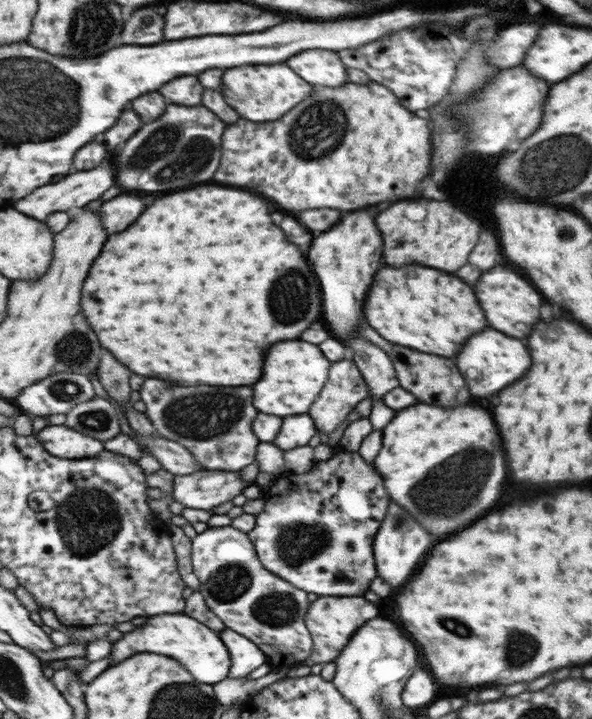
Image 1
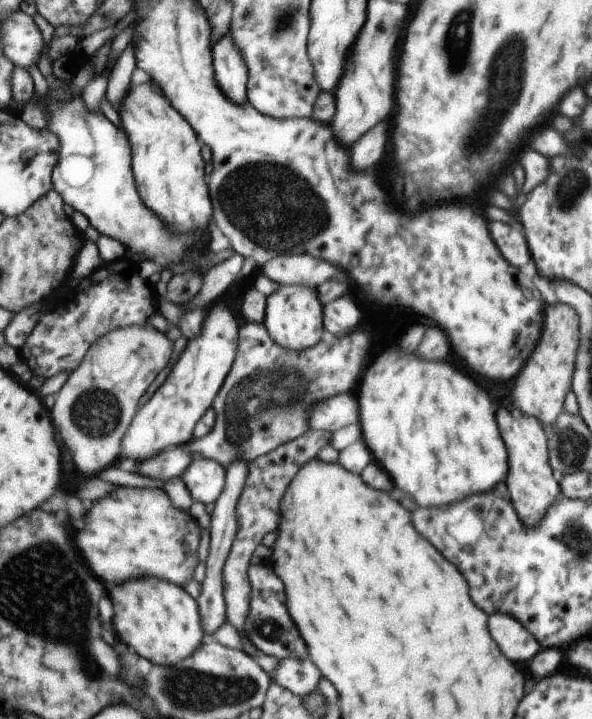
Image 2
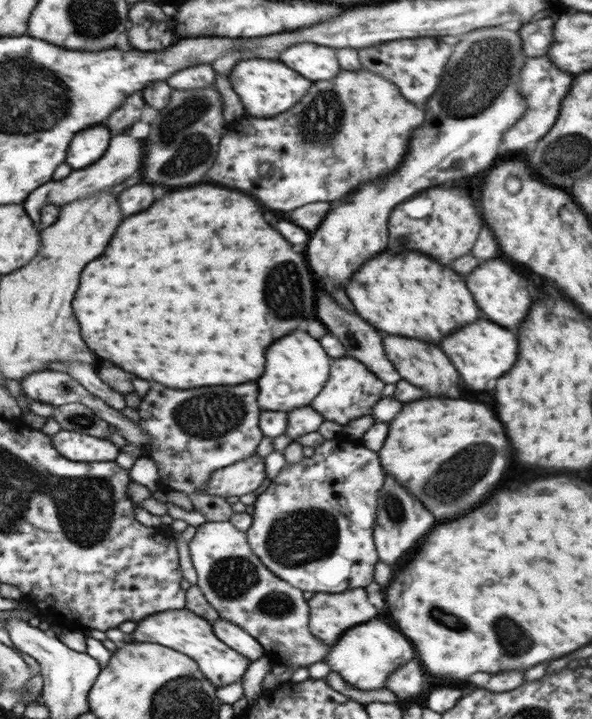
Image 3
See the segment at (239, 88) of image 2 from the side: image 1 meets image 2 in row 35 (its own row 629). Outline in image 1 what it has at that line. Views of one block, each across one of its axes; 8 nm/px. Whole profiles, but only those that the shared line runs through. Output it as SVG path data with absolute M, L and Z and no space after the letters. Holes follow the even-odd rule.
M228 628L221 638L225 640L233 655L234 668L229 675L231 678L245 678L268 662L268 656L260 646L236 630Z

